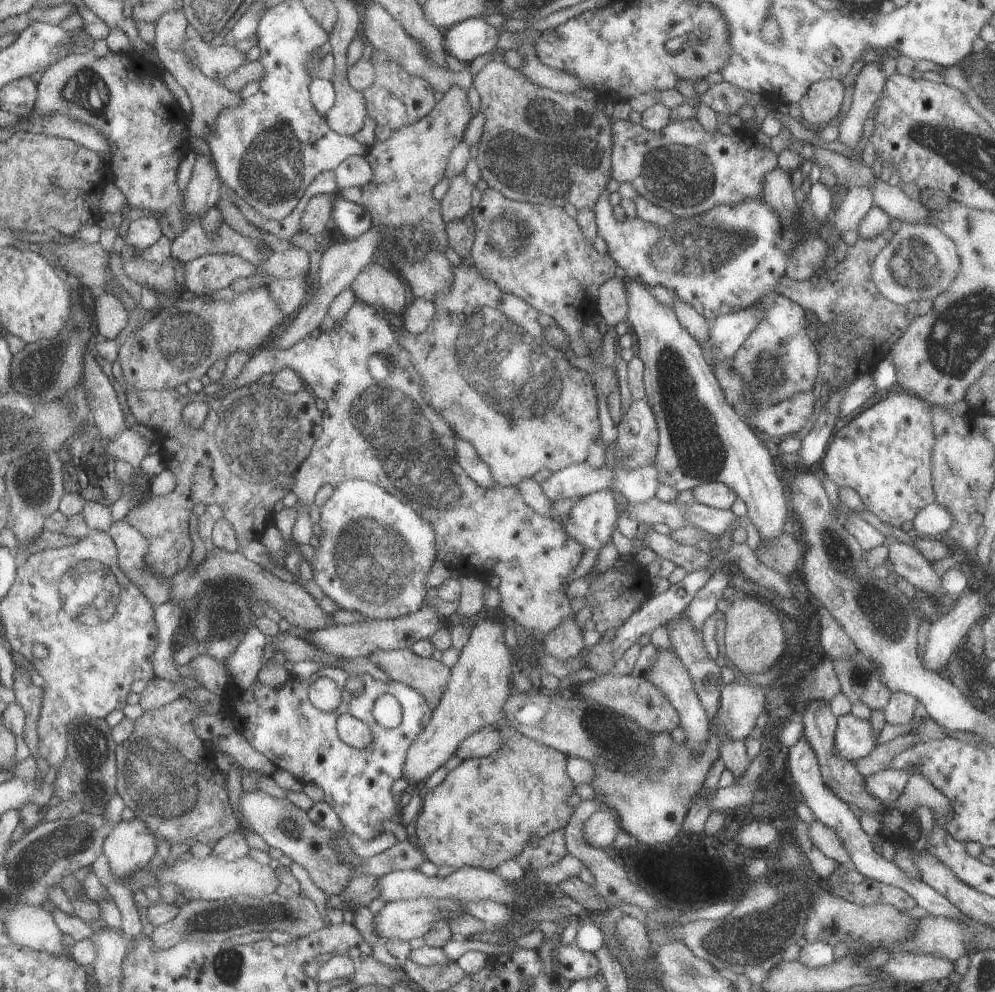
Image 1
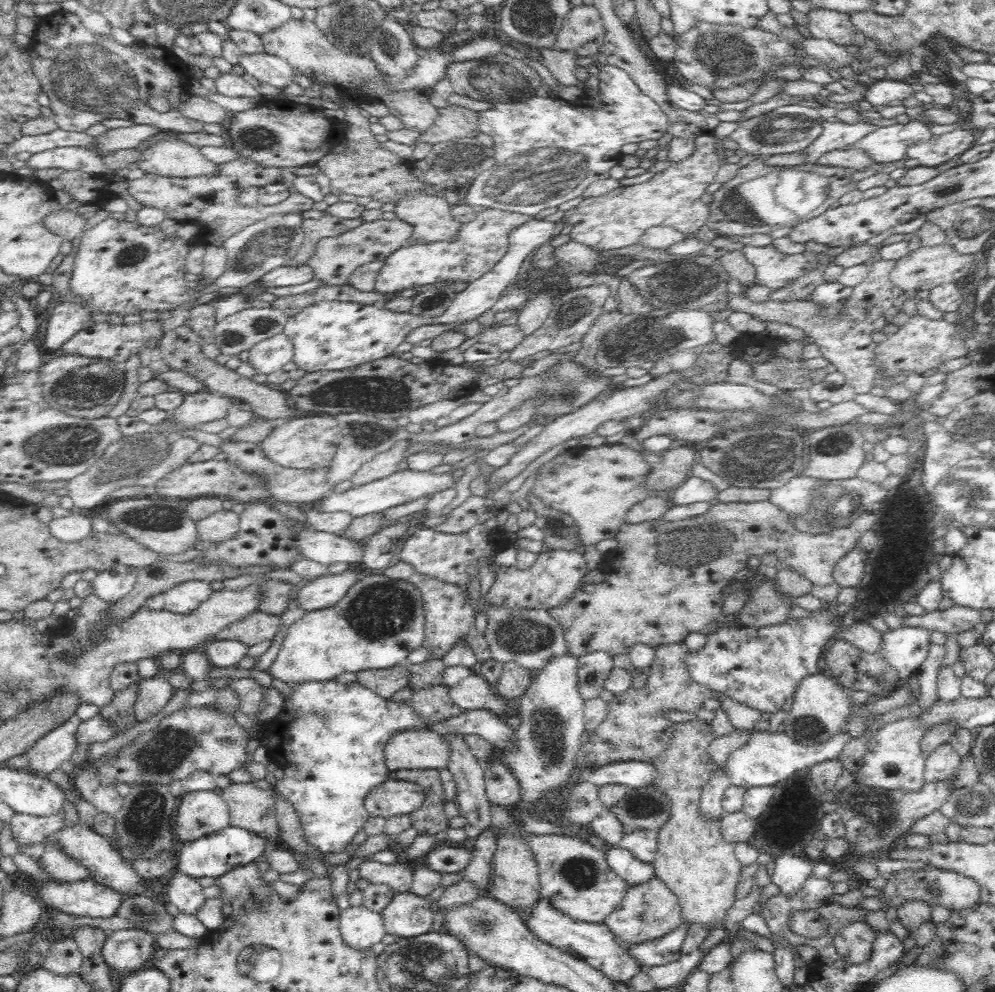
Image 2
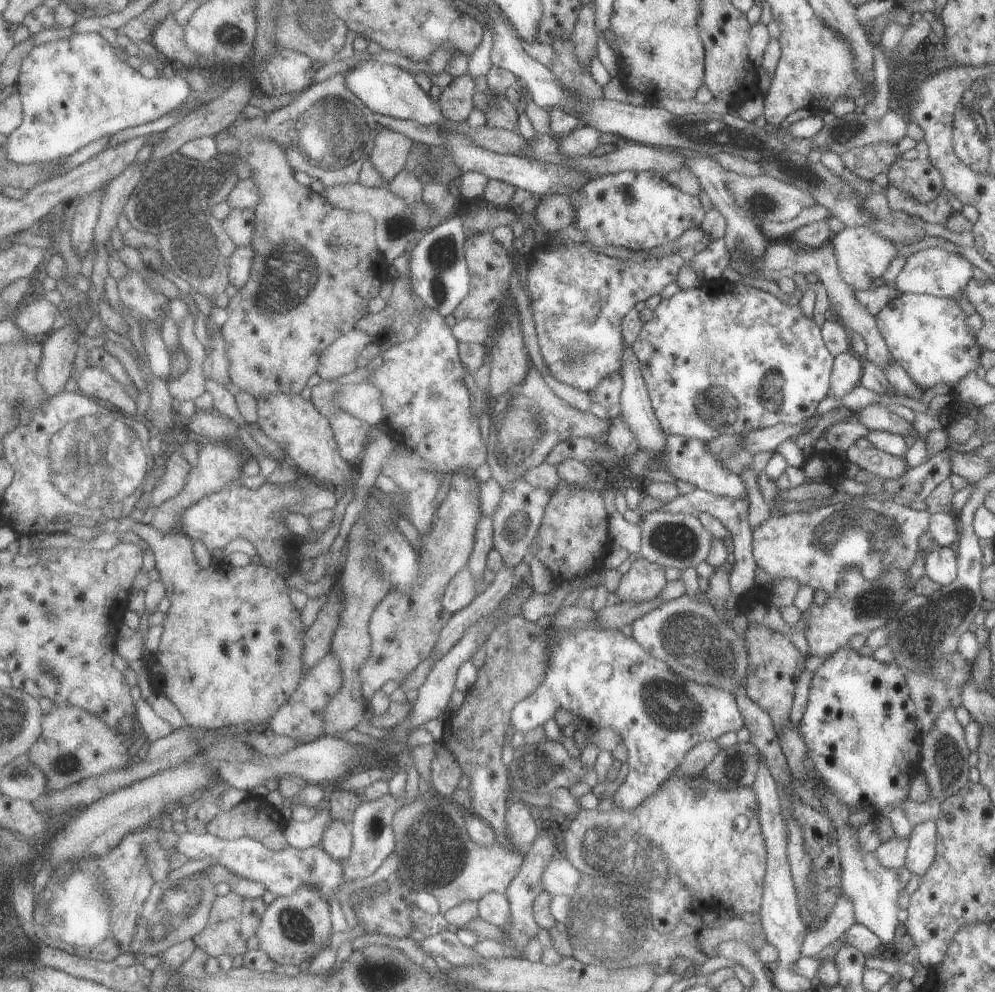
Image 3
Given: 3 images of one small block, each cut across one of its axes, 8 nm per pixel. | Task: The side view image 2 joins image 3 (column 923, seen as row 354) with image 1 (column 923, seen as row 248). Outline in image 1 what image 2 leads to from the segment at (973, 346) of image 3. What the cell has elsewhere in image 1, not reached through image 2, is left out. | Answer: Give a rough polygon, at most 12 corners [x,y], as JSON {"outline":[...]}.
{"outline":[[928,504],[912,520],[913,535],[938,539],[954,528],[952,514]]}

